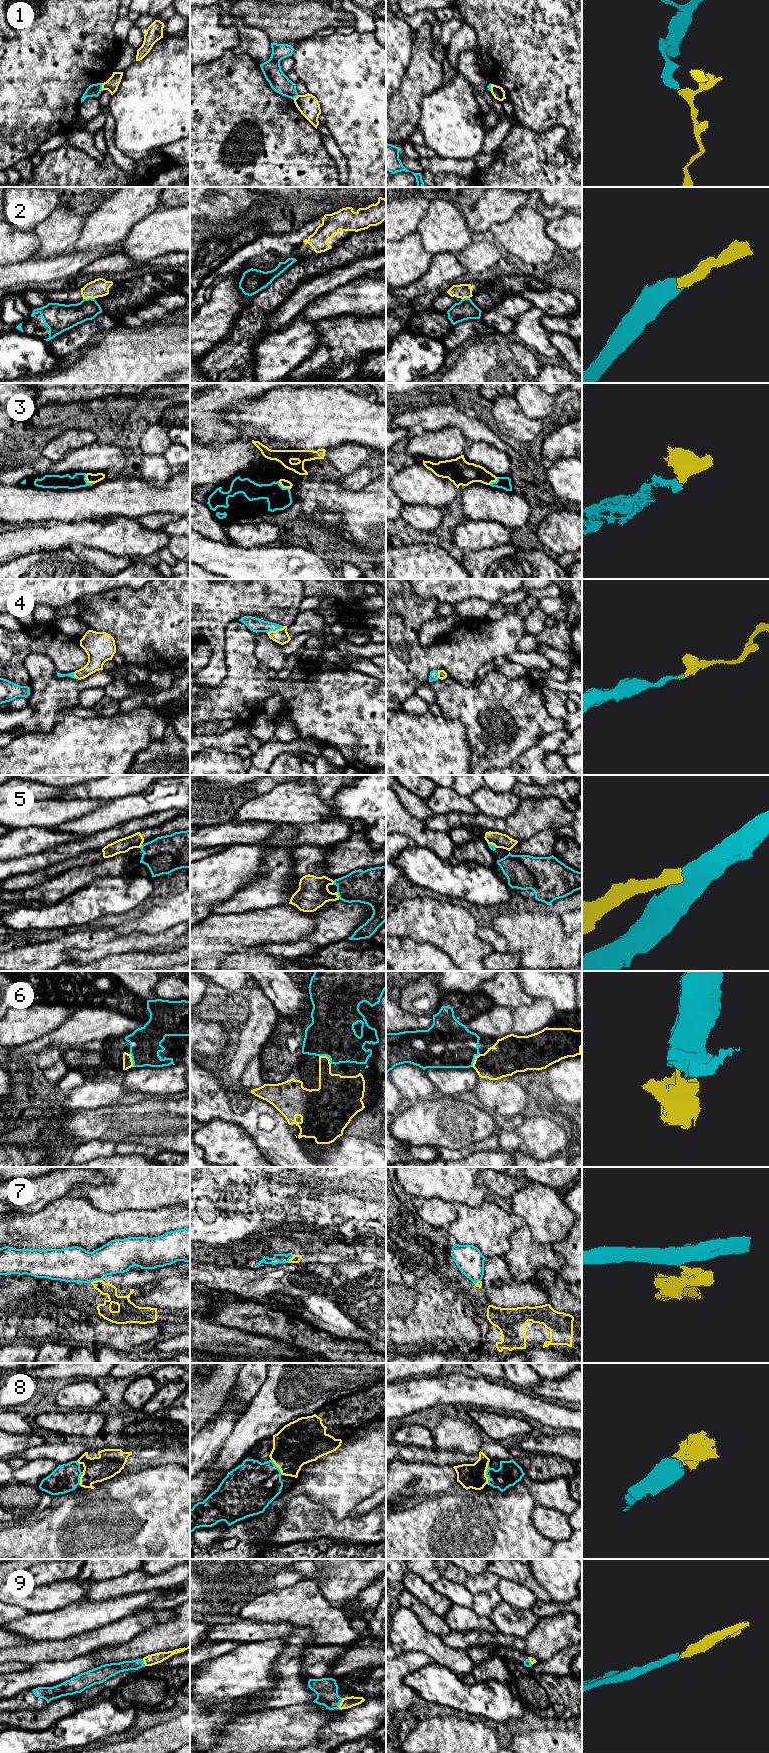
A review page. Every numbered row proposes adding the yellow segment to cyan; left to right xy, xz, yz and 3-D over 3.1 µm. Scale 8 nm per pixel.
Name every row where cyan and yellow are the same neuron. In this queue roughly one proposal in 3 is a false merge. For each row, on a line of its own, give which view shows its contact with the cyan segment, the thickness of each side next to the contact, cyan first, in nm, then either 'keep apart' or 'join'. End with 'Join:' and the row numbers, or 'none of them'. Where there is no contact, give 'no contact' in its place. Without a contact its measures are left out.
1: contact in xy; calibres 100 and 100 nm; keep apart
2: contact in xy; calibres 200 and 150 nm; keep apart
3: contact in xy; calibres 110 and 80 nm; join
4: contact in xz; calibres 110 and 120 nm; join
5: contact in xz; calibres 260 and 240 nm; keep apart
6: contact in xz; calibres 360 and 190 nm; join
7: contact in xy; calibres 280 and 100 nm; keep apart
8: contact in yz; calibres 190 and 190 nm; join
9: contact in xz; calibres 180 and 90 nm; join
Join: 3, 4, 6, 8, 9

